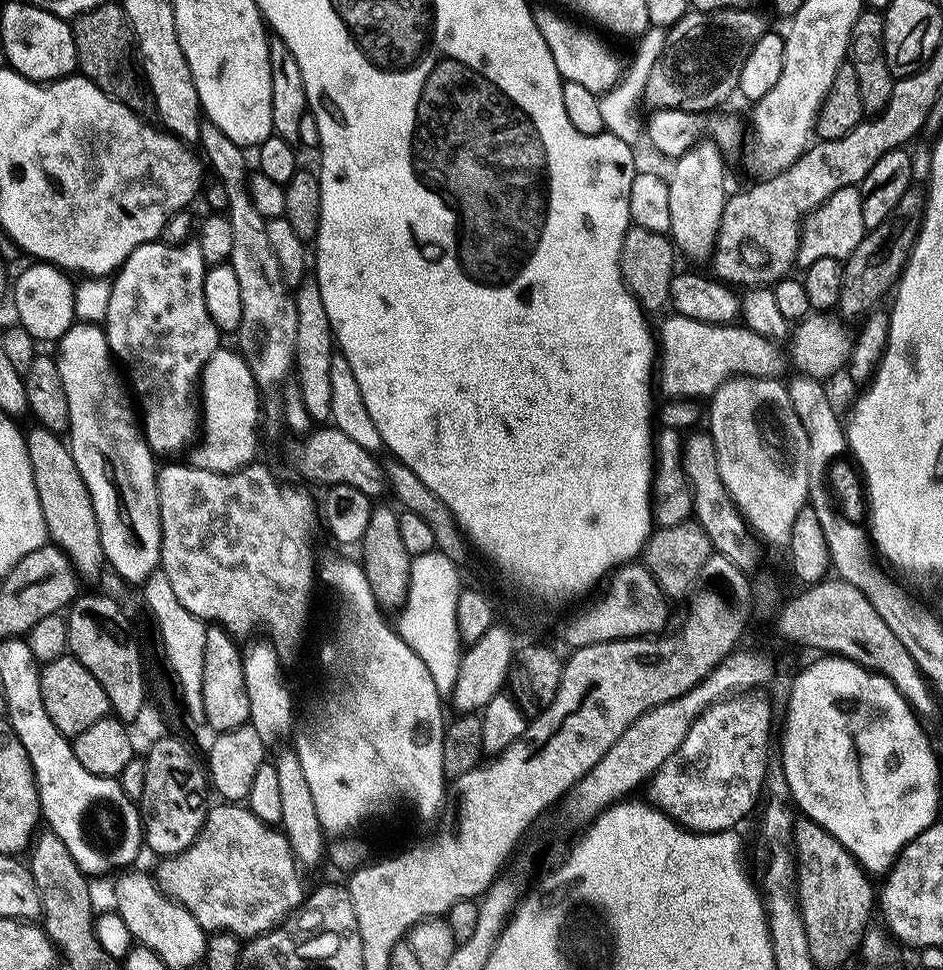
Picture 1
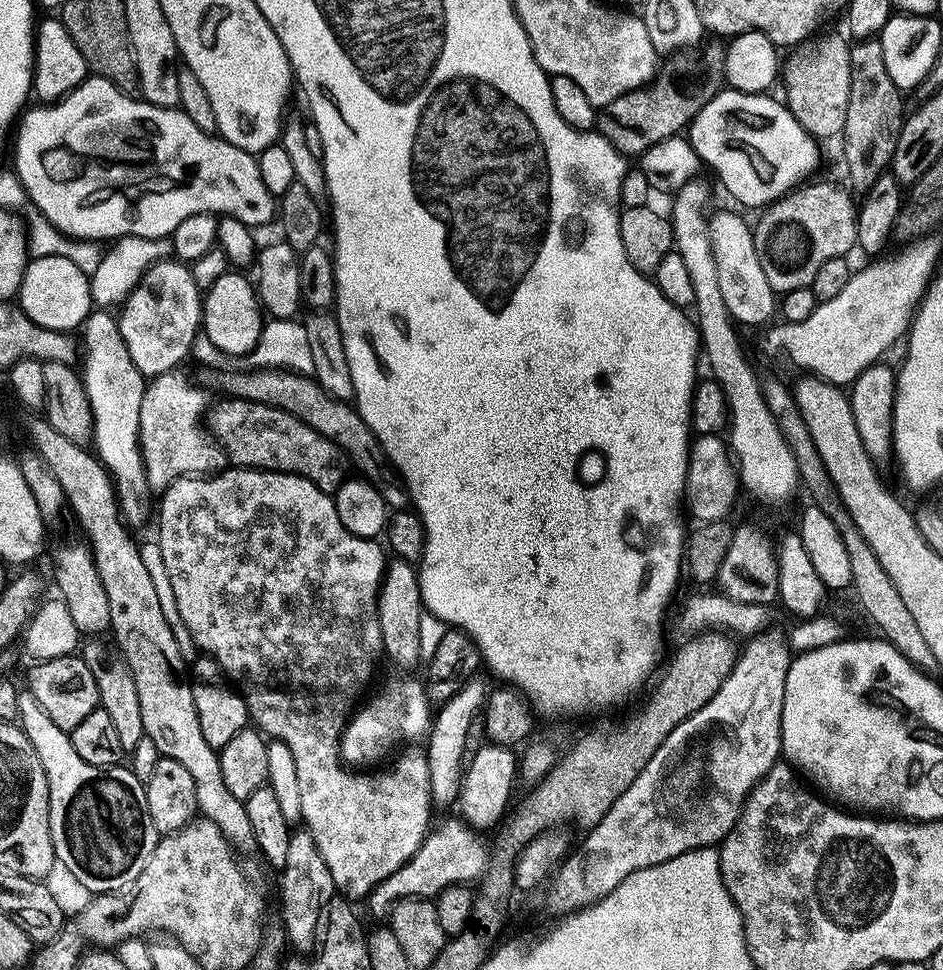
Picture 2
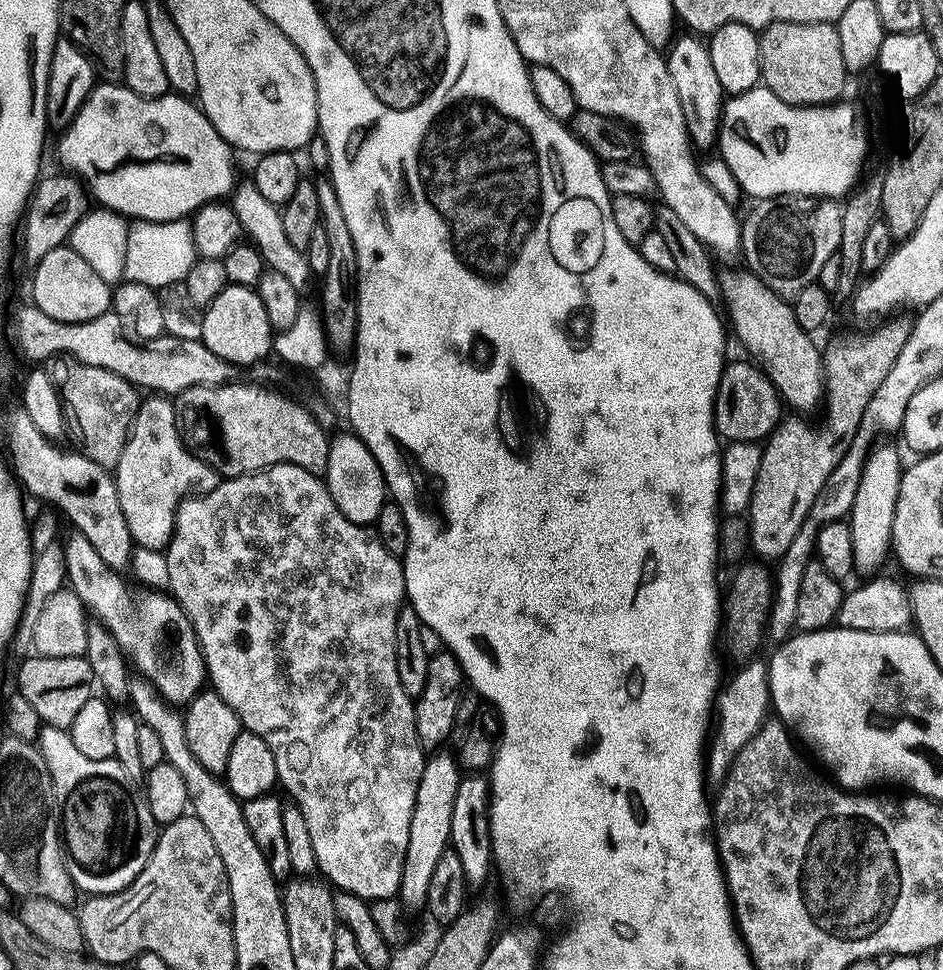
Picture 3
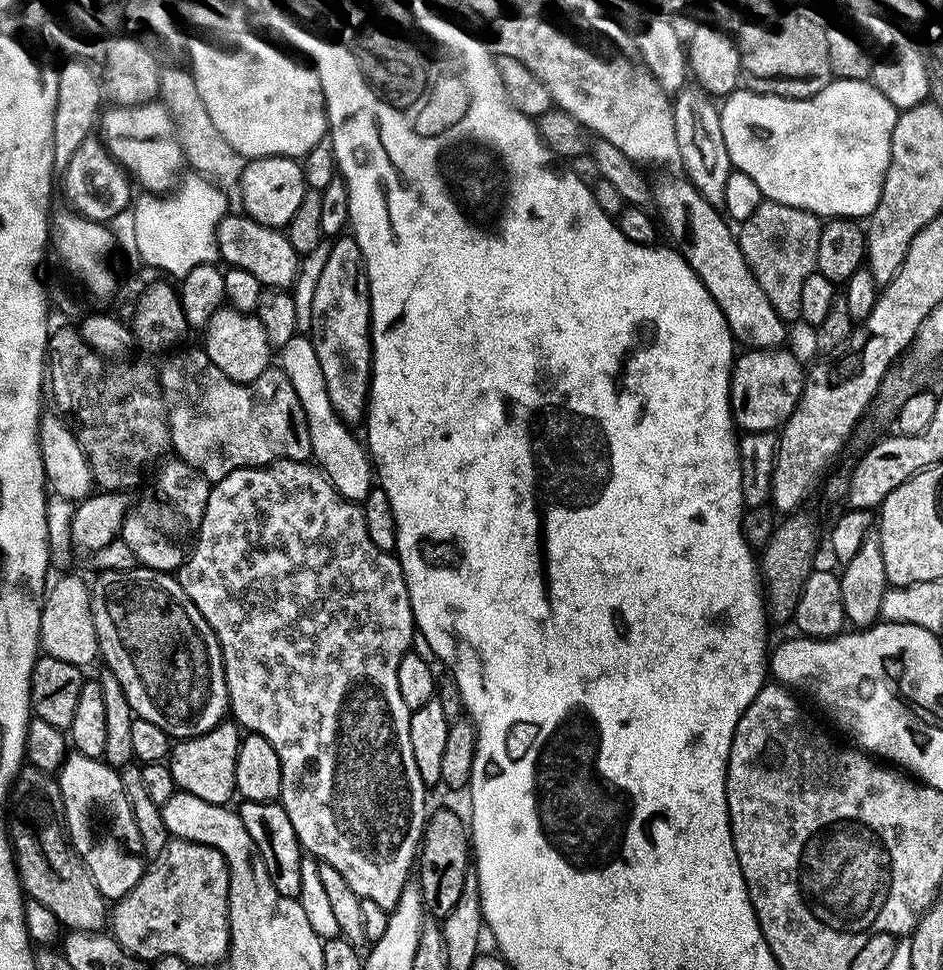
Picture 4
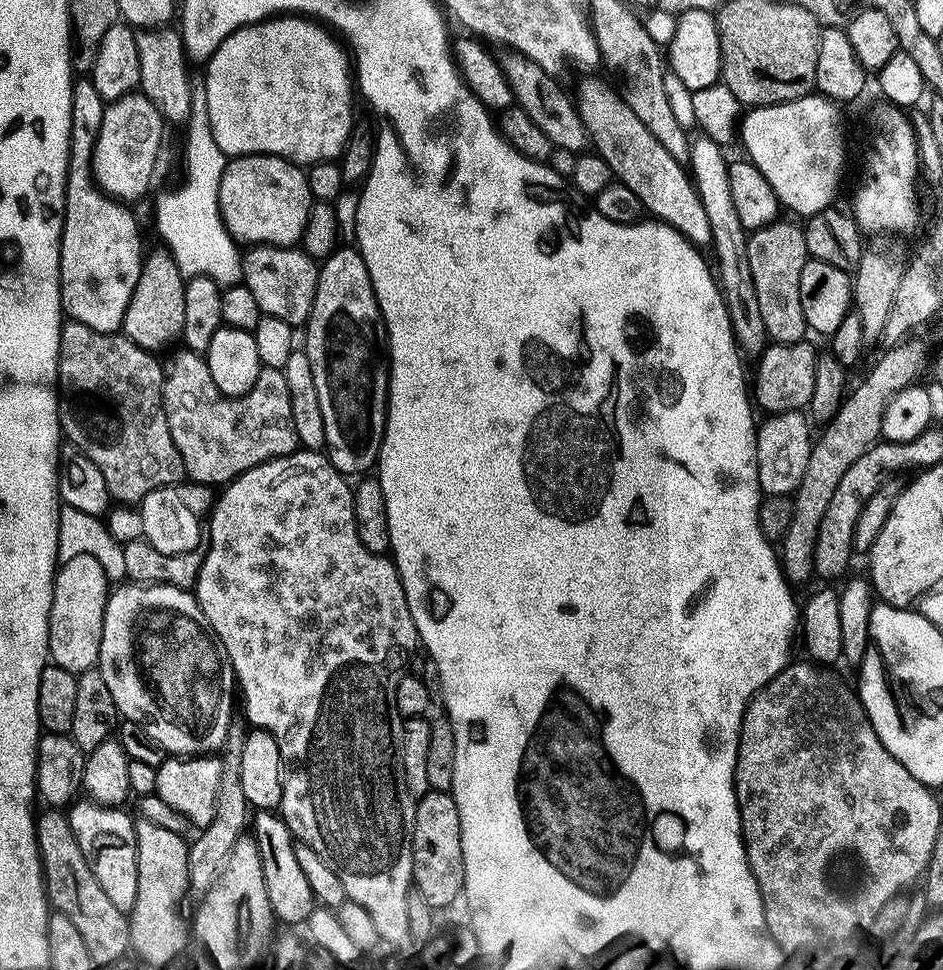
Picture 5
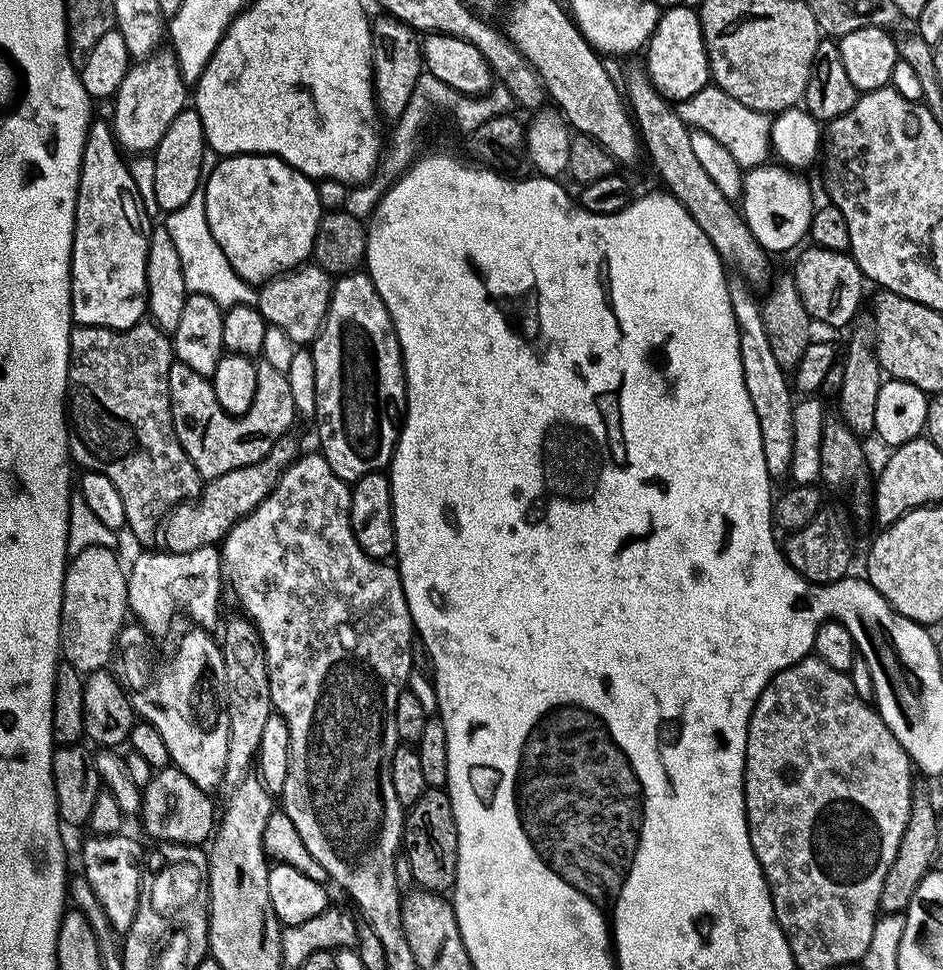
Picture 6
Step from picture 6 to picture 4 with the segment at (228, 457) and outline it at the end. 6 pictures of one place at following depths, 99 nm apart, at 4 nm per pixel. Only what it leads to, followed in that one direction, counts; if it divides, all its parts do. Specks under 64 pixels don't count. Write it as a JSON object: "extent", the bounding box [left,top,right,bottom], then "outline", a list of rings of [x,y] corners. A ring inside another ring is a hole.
{"extent":[158,346,312,485],"outline":[[[197,346],[193,352],[184,352],[181,356],[166,361],[164,369],[161,367],[158,375],[164,391],[164,400],[168,403],[168,429],[172,432],[172,446],[175,455],[182,463],[189,464],[198,474],[205,476],[211,485],[221,484],[223,480],[230,478],[230,474],[243,468],[271,468],[279,460],[289,460],[299,464],[307,464],[312,460],[310,430],[306,426],[306,410],[302,410],[302,402],[298,402],[298,394],[294,390],[294,385],[280,366],[268,368],[266,374],[262,374],[262,378],[258,378],[253,384],[239,384],[226,378],[226,374],[222,374],[222,370],[218,370],[218,366],[214,366],[214,362],[210,362],[207,351],[203,347]]]}

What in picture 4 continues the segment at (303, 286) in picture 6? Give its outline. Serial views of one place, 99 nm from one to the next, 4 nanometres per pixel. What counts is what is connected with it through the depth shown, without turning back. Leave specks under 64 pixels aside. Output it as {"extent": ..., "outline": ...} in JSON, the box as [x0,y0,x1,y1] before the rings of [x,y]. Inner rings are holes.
{"extent":[218,214,302,290],"outline":[[[229,214],[218,230],[220,260],[229,269],[240,268],[260,282],[268,290],[292,290],[299,278],[302,258],[294,250],[290,238],[279,228],[267,228],[254,222],[247,214]]]}

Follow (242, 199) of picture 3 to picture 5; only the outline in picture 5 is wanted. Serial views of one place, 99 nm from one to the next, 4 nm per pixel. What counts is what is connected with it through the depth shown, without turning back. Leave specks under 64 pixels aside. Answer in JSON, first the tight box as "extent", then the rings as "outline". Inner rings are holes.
{"extent":[136,28,194,125],"outline":[[[174,28],[146,30],[137,35],[136,42],[142,67],[141,93],[154,102],[167,123],[185,125],[193,105],[194,84],[190,82],[190,64],[184,51],[183,35]]]}

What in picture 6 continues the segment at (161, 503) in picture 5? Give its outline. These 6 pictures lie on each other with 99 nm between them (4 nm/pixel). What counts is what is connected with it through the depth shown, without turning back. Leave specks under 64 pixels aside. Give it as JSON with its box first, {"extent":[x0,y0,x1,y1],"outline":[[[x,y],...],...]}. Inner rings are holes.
{"extent":[164,438,302,554],"outline":[[[285,438],[278,442],[278,446],[274,446],[274,450],[270,450],[262,462],[234,470],[230,474],[222,474],[222,478],[207,483],[200,499],[181,504],[169,515],[164,526],[165,547],[173,554],[186,554],[202,547],[219,545],[237,522],[246,519],[255,508],[262,506],[262,502],[266,502],[268,495],[284,477],[284,471],[296,463],[301,452],[302,449],[292,438]]]}

